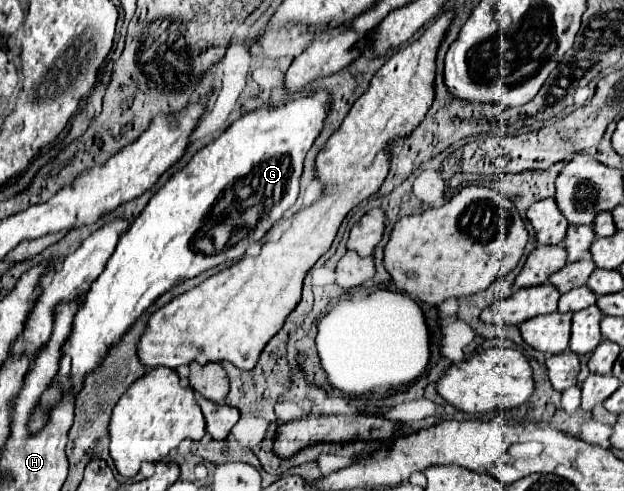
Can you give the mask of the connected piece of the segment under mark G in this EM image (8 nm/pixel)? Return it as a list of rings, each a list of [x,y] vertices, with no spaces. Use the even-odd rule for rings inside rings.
[[[317,91],[307,97],[291,99],[281,107],[257,109],[239,117],[229,129],[225,129],[225,133],[221,133],[221,137],[199,149],[181,171],[171,175],[167,183],[157,189],[147,207],[121,235],[117,249],[109,257],[103,273],[95,279],[95,283],[91,283],[91,289],[85,293],[79,311],[73,317],[71,333],[61,347],[57,375],[53,377],[47,391],[43,391],[39,403],[35,405],[35,411],[31,411],[27,423],[27,429],[31,433],[43,429],[43,425],[49,421],[51,407],[55,407],[57,401],[61,401],[65,395],[77,395],[83,389],[87,373],[95,371],[101,365],[111,347],[121,341],[121,337],[145,313],[145,309],[161,297],[161,293],[169,291],[173,285],[183,283],[185,279],[197,277],[199,273],[217,267],[219,263],[239,259],[245,255],[253,239],[259,241],[271,229],[271,225],[283,217],[283,213],[297,201],[303,159],[317,139],[327,117],[327,97],[329,95],[325,91]]]

